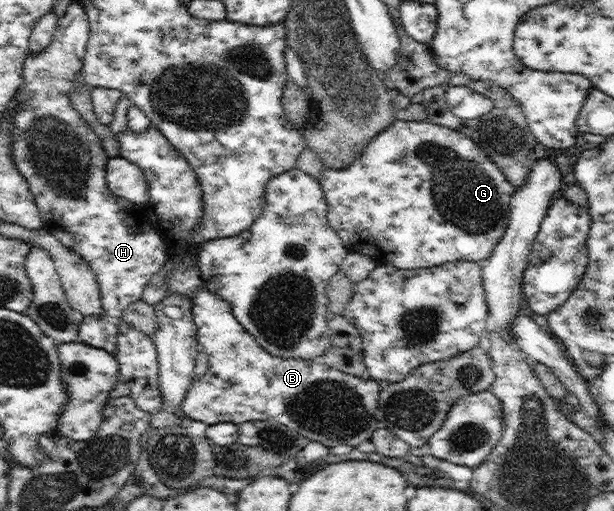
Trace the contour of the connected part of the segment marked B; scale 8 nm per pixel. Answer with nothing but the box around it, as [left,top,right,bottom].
[182,287,383,450]

